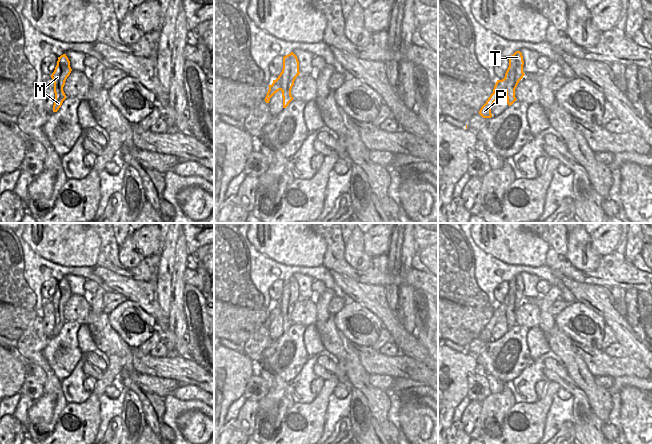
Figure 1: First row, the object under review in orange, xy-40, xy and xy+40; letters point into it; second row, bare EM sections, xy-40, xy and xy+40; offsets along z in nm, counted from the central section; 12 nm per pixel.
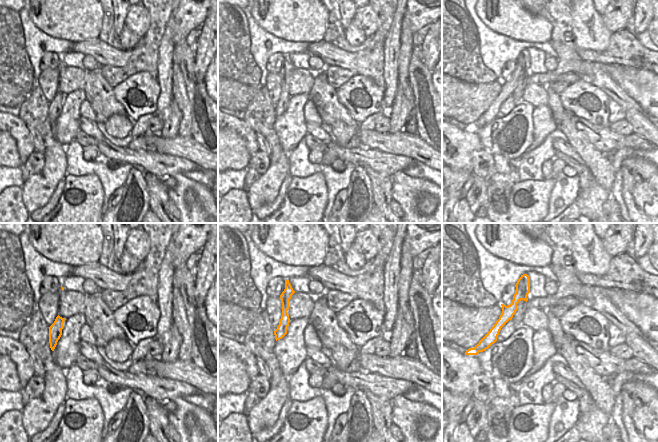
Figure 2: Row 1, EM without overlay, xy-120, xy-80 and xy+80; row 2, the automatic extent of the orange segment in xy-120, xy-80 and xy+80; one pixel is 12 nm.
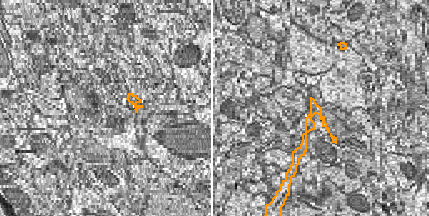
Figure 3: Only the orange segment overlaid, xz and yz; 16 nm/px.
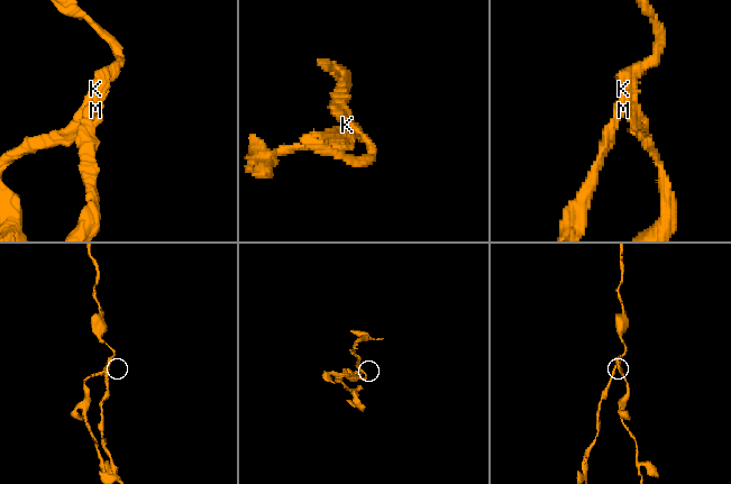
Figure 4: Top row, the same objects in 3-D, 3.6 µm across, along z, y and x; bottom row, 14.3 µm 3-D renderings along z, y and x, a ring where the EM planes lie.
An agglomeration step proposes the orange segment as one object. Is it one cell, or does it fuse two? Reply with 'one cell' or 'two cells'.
two cells

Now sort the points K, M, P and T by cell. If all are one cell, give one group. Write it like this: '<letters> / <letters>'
K M T / P

